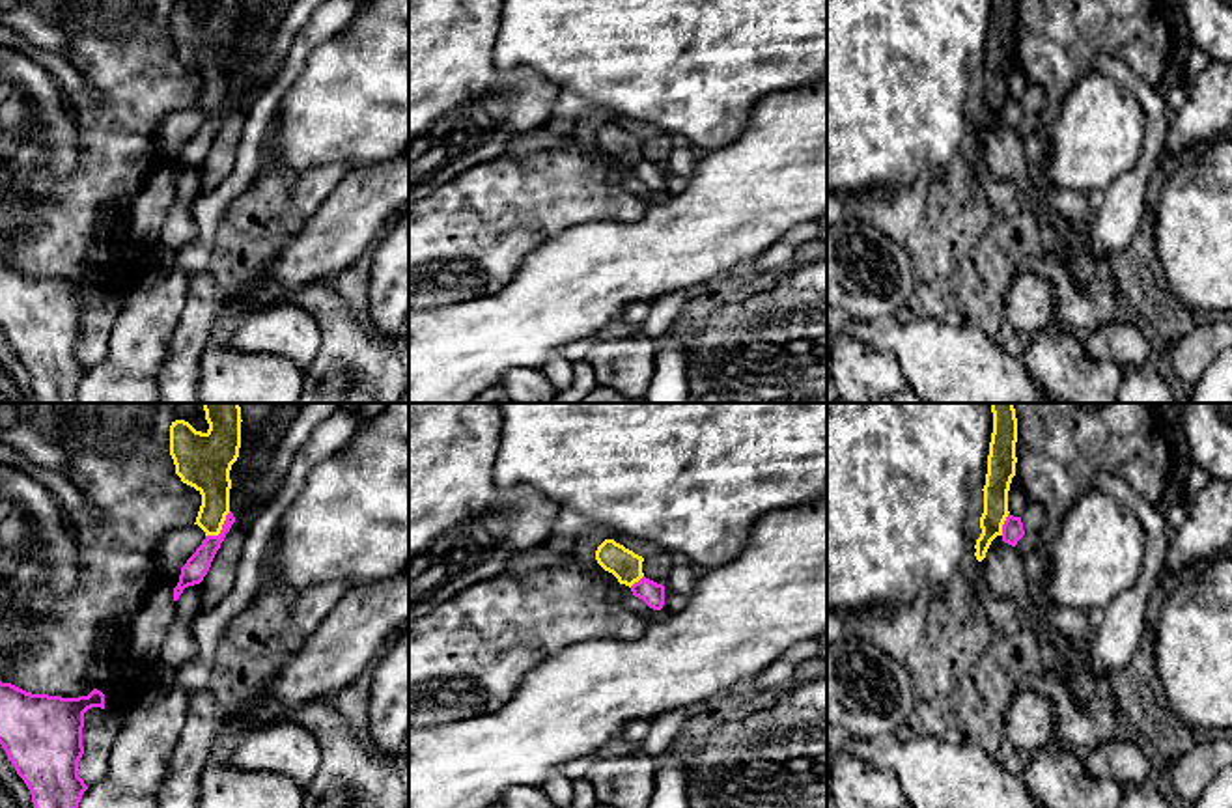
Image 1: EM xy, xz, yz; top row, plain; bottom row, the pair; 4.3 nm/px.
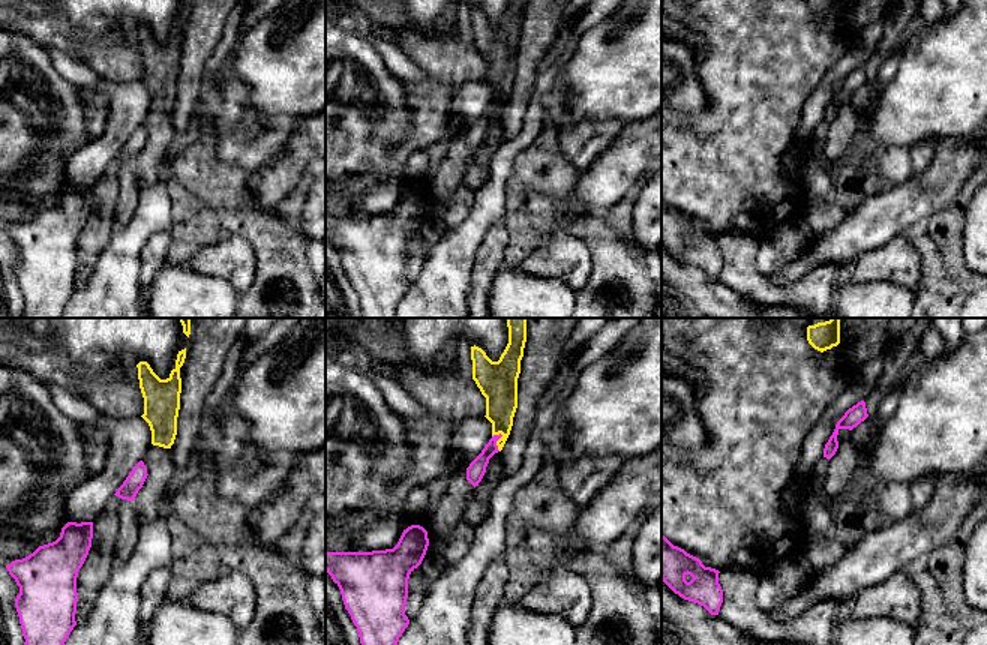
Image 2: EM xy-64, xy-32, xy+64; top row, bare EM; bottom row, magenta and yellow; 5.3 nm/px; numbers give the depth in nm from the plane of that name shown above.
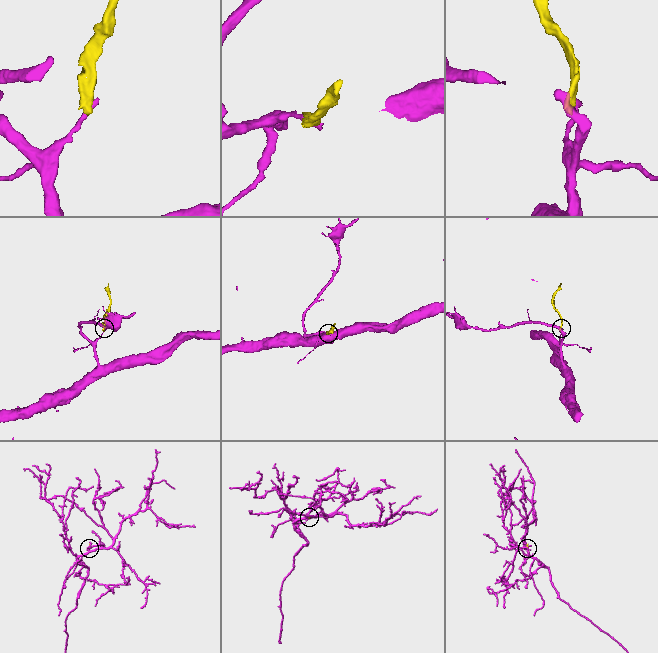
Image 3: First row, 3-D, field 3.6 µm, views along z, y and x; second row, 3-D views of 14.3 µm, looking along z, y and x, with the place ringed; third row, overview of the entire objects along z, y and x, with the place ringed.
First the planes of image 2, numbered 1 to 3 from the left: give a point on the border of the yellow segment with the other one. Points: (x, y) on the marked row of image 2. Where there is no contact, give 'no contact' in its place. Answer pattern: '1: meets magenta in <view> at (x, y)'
1: no contact
2: meets magenta in xy-32 at (497, 440)
3: no contact

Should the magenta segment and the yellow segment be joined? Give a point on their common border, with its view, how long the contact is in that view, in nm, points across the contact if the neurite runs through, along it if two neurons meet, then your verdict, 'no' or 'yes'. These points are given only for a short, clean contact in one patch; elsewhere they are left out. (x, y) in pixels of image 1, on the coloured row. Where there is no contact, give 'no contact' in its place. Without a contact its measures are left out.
meets magenta in xy at (223, 529); contact 160 nm long; border along xy (230, 512), (223, 529), (217, 534), (206, 536); no

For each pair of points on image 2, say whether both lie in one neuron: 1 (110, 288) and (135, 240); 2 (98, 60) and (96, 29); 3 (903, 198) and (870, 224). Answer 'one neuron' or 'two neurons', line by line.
1: one neuron
2: two neurons
3: one neuron

